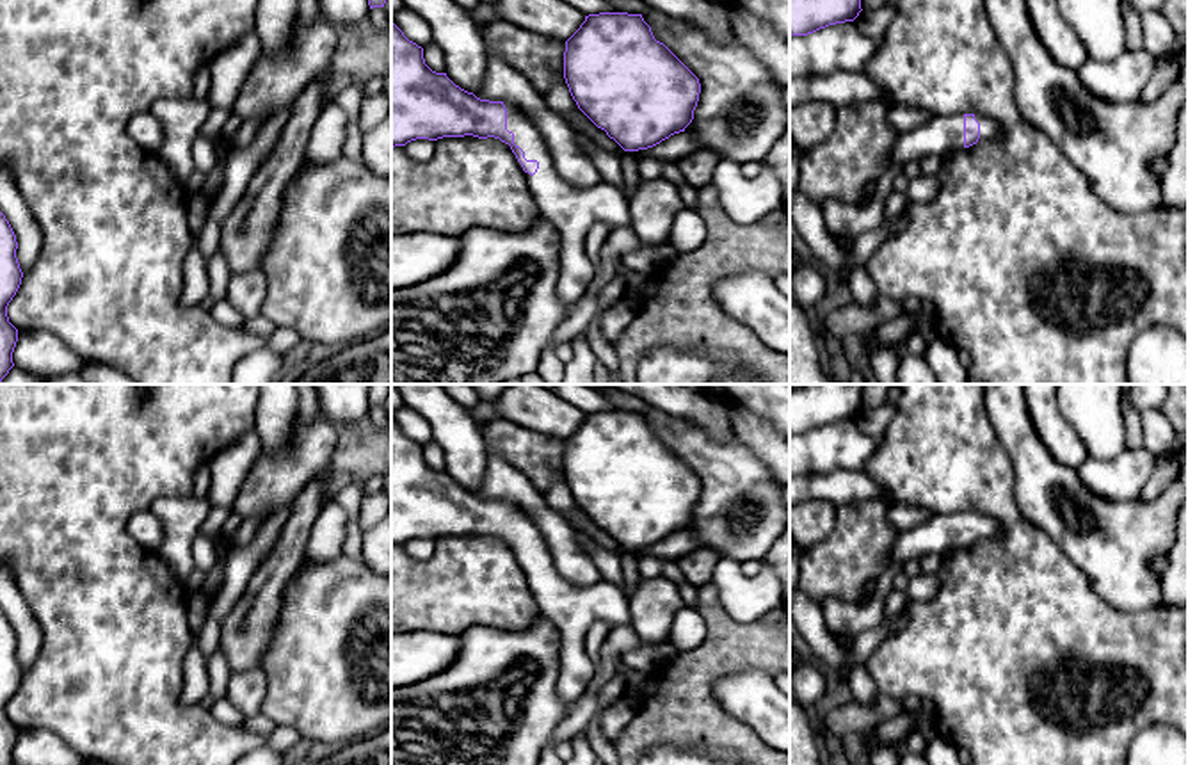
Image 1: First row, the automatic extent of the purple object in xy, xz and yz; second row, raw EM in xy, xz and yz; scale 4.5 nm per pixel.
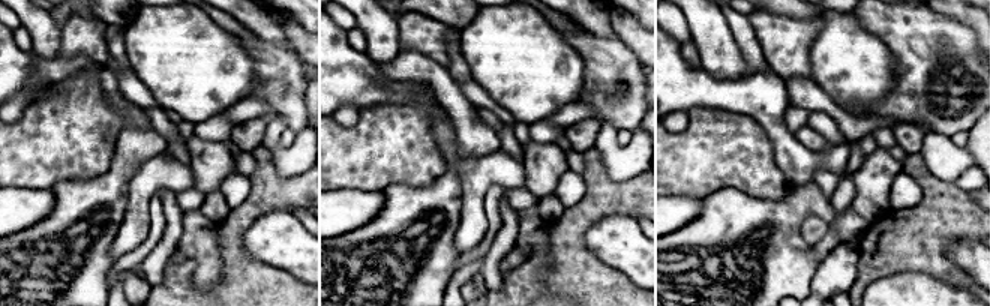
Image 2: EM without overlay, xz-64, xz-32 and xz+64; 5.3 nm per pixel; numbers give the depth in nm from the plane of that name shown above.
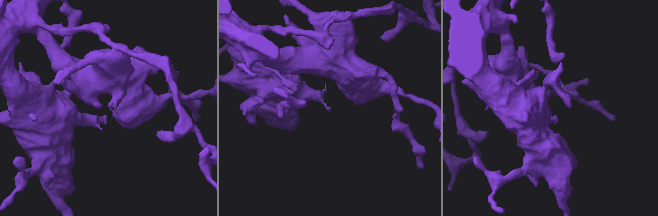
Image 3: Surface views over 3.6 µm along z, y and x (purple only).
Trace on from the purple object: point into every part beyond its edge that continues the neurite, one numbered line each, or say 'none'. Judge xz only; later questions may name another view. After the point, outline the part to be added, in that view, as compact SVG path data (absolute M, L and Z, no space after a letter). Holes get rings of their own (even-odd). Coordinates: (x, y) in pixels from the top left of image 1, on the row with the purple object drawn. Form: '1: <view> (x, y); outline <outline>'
1: xz (571, 210); outline M503 101L507 109L507 130L514 133L514 144L525 151L526 160L537 160L539 169L532 176L526 174L528 187L537 201L541 215L544 215L562 235L560 276L557 295L566 304L576 304L594 279L594 265L585 253L585 238L594 222L605 222L612 230L630 226L630 199L621 189L606 181L599 181L590 189L576 189L566 183L555 171L550 149L542 133L532 117L514 103Z

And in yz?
1: yz (943, 134); outline M964 114L934 116L925 125L898 135L891 151L891 167L902 169L905 164L930 155L943 158L962 148Z

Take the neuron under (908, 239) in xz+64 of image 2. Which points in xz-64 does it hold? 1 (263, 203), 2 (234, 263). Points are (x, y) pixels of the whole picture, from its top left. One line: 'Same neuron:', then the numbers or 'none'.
Same neuron: 1, 2

